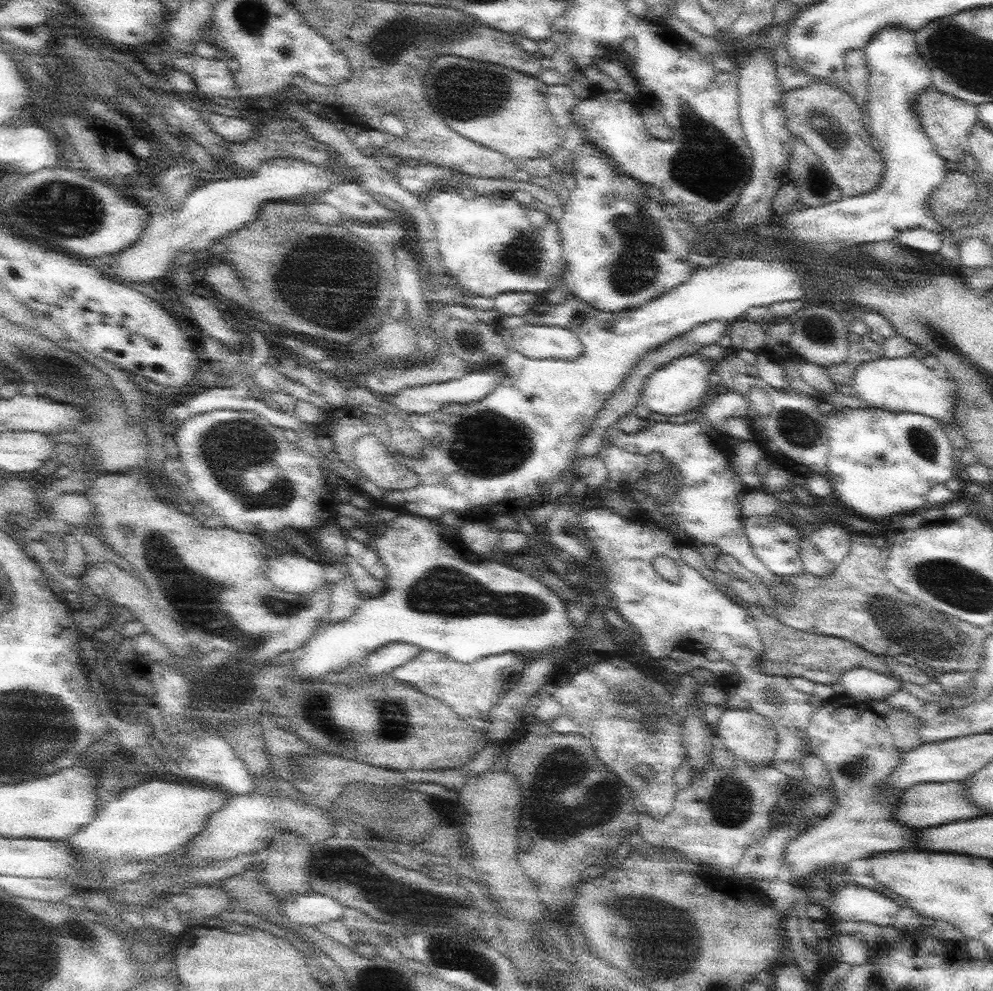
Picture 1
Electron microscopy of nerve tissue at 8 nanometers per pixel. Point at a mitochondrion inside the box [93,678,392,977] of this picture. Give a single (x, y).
(320, 717)

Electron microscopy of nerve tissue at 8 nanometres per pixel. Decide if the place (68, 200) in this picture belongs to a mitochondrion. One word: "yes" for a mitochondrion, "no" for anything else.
yes

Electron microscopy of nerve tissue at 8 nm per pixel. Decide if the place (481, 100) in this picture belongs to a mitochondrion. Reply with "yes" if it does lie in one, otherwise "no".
yes

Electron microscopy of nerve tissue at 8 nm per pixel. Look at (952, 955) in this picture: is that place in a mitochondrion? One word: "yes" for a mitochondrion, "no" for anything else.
no

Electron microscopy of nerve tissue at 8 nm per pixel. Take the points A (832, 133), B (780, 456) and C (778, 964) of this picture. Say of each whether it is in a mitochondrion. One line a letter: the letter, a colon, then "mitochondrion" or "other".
A: mitochondrion
B: mitochondrion
C: other

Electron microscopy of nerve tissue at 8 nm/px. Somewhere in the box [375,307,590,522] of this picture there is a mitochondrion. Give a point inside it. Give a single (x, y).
(486, 446)

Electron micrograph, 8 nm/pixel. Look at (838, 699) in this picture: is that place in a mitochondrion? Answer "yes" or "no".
no

